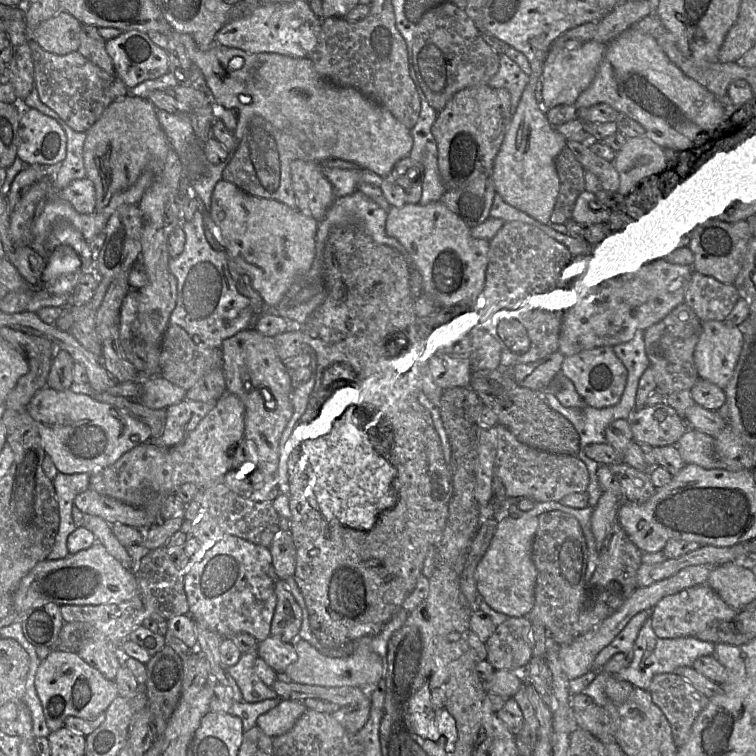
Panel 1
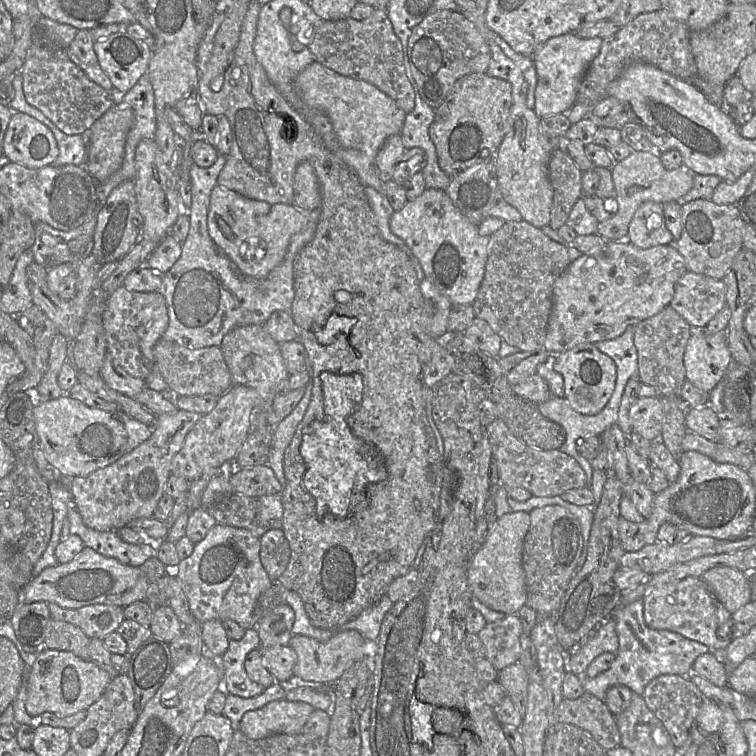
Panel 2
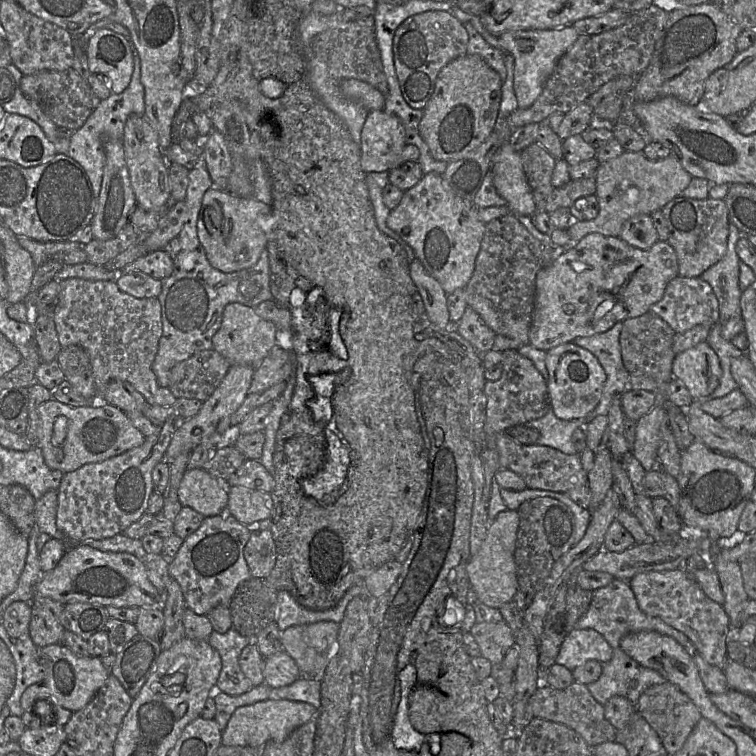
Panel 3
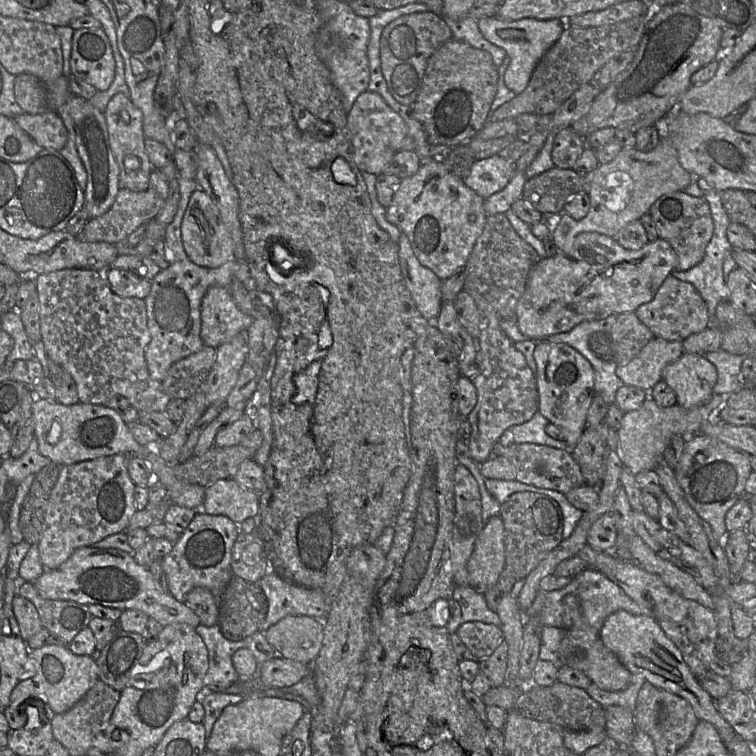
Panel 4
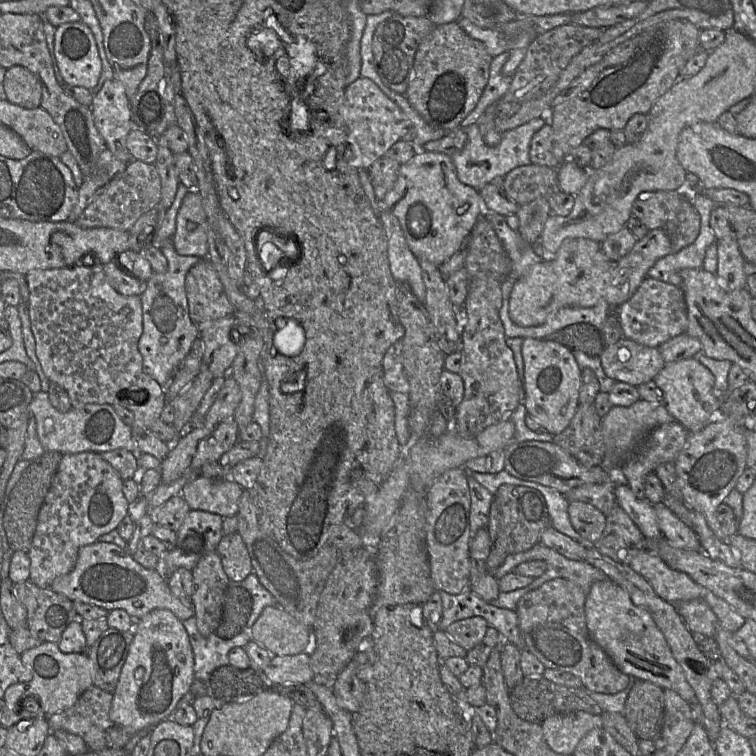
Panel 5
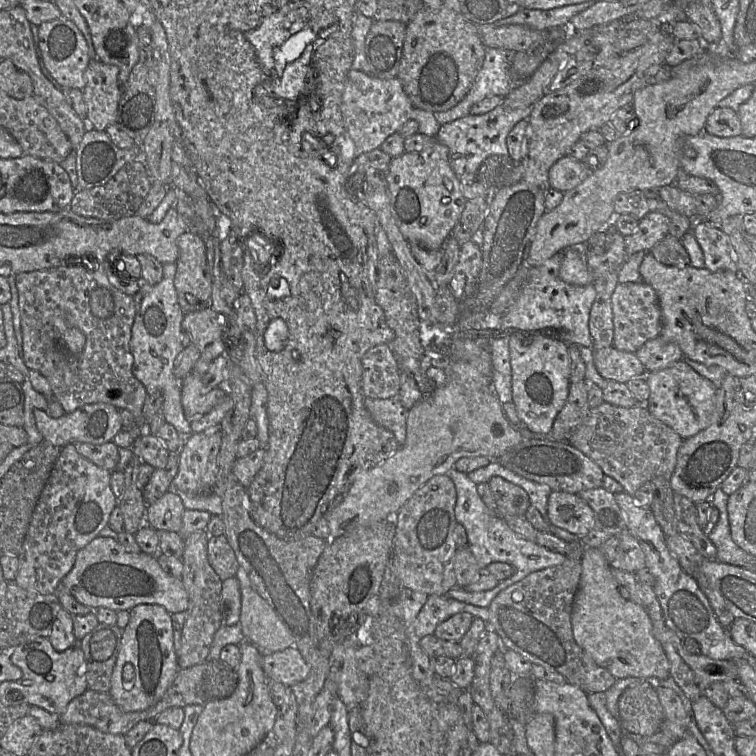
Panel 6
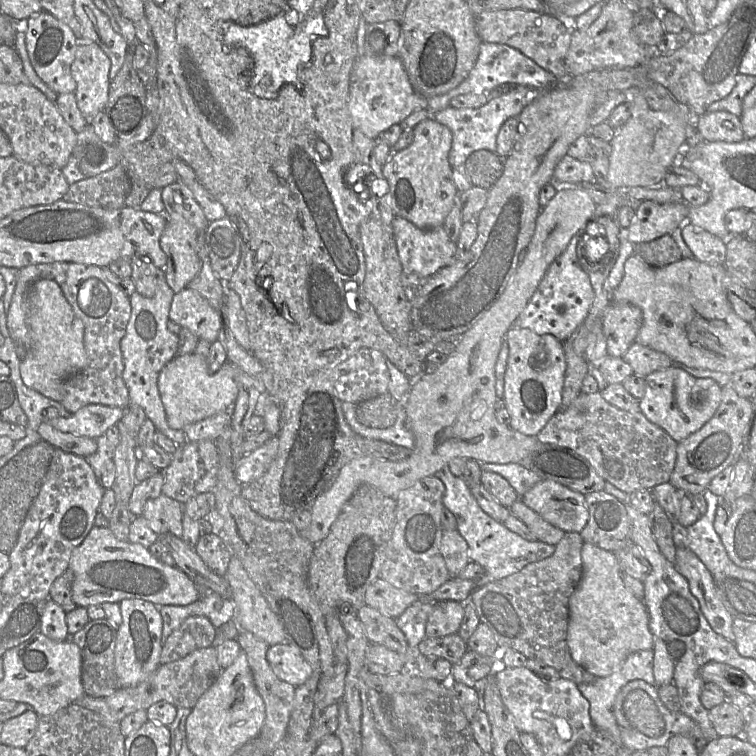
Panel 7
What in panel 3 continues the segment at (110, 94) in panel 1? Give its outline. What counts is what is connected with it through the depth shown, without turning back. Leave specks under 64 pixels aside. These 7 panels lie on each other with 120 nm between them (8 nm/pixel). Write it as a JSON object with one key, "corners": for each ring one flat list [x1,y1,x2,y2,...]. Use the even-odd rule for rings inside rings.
{"corners":[[73,68,63,71,45,70,30,75,22,75,20,88,31,104,37,104,61,130,77,130,82,127,101,101,93,93,85,79]]}

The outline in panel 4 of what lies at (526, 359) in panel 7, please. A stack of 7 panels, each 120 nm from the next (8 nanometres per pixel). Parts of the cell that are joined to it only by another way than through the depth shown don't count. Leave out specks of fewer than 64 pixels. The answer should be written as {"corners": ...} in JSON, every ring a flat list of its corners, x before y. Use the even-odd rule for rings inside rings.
{"corners":[[539,341,533,356,537,365,539,413,560,428,568,451,572,451,586,428,587,413,595,394,593,367,581,353,563,343]]}

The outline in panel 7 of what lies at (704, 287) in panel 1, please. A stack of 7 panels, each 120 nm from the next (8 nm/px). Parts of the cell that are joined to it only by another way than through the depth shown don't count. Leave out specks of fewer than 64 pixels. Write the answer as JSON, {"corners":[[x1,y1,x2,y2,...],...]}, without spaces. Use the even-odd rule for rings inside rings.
{"corners":[[611,302,601,322,607,341,607,355,622,357,635,343,643,323,642,310,629,303]]}

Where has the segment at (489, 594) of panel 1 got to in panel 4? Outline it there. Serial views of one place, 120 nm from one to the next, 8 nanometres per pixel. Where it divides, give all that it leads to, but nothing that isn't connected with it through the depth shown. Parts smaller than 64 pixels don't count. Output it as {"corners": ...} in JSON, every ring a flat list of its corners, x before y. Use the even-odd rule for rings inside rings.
{"corners":[[499,515,491,517,477,537,473,552,467,562,468,586,485,593,494,587,505,568,505,528]]}

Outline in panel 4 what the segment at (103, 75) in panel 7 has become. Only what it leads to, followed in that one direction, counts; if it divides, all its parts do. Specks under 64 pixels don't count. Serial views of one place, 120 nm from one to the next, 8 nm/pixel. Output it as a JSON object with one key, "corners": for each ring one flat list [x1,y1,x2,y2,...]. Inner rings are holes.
{"corners":[[116,93,102,112,108,131,110,148,119,166,122,187,142,192,148,188,151,172,155,169,145,150,142,112,134,106,129,96]]}

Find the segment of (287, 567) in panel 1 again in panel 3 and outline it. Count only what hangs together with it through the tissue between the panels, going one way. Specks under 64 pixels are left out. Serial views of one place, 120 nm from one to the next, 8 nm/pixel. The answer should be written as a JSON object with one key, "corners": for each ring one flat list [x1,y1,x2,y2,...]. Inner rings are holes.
{"corners":[[252,530,244,548,244,558,251,577,265,578,274,568,276,546,270,530]]}

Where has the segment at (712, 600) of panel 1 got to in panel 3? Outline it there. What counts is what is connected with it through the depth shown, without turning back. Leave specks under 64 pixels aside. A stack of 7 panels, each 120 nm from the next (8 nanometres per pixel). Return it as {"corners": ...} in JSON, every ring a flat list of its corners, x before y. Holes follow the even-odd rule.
{"corners":[[685,569,639,573,628,583,643,613,659,618,683,633,707,663,725,668,728,662,727,642,731,638,730,619,723,606,708,598]]}

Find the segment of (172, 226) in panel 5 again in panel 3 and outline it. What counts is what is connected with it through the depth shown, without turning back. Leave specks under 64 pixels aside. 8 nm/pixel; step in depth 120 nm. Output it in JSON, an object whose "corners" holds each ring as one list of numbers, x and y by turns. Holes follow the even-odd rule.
{"corners":[[197,165,189,170,185,198,187,219,178,235,181,249,173,258,171,275,160,279,162,289,157,296,161,305,162,335,152,370,162,387,169,386,170,370,174,365,199,351,213,349,212,338,221,326,226,305,237,302,254,309,260,303,273,299,267,250,255,265,237,272,222,272,208,261,198,238,197,220,203,195,212,186,213,182,205,165]]}

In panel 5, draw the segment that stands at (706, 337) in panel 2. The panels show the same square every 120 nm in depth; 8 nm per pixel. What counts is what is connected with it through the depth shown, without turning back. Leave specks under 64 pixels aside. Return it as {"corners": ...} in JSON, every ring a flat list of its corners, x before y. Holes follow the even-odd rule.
{"corners":[[695,357,666,364,653,380,663,393,662,404,689,432,703,428,719,415,720,395,714,390,715,377]]}

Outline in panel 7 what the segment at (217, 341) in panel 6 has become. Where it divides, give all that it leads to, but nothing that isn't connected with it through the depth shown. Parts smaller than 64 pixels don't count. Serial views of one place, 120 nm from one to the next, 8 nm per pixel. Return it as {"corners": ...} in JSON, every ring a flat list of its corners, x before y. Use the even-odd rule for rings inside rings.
{"corners":[[190,288,174,294,169,318,189,329,198,339,213,343,218,340,223,326,221,314,197,291]]}

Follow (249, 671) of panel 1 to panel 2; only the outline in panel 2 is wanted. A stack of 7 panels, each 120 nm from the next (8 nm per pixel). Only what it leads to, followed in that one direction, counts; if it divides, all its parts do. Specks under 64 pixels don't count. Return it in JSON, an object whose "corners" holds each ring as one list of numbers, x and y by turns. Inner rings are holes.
{"corners":[[256,628,245,630,240,640,230,639,227,651,217,658,223,668,221,688,242,698,256,697,265,690,265,687,252,681,245,671,246,656,255,649,260,649,260,639]]}

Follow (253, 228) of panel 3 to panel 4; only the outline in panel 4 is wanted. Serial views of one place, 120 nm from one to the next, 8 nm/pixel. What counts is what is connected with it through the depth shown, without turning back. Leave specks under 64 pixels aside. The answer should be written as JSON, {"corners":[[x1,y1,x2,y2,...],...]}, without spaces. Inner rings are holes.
{"corners":[[198,187,191,195,181,223,182,242,188,257,207,268,217,268,234,259,234,243,212,198]]}

